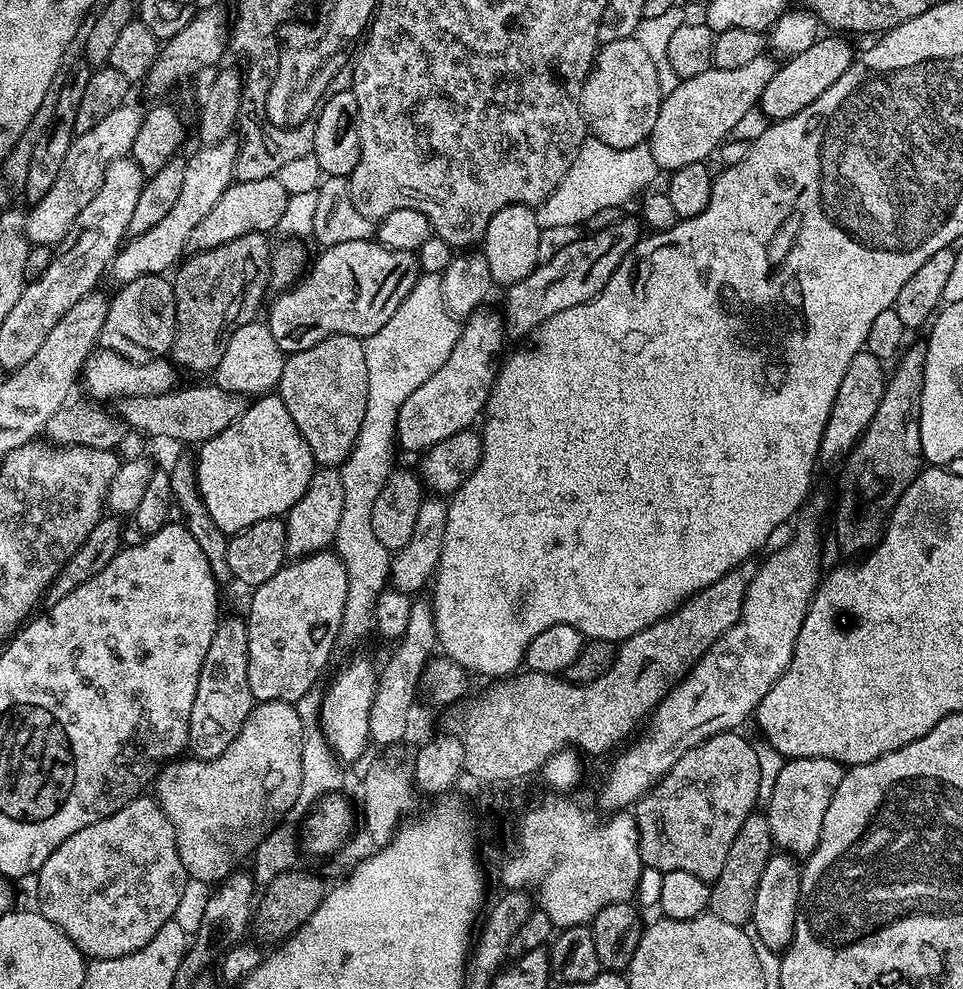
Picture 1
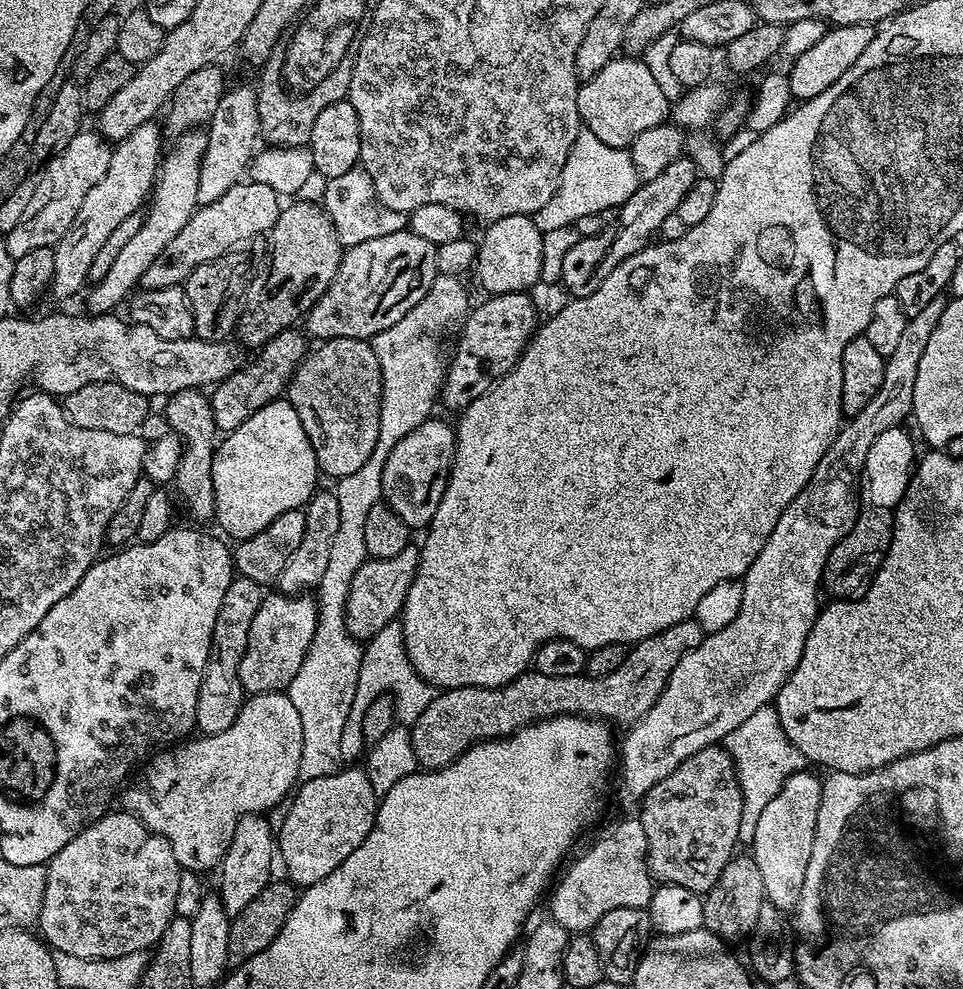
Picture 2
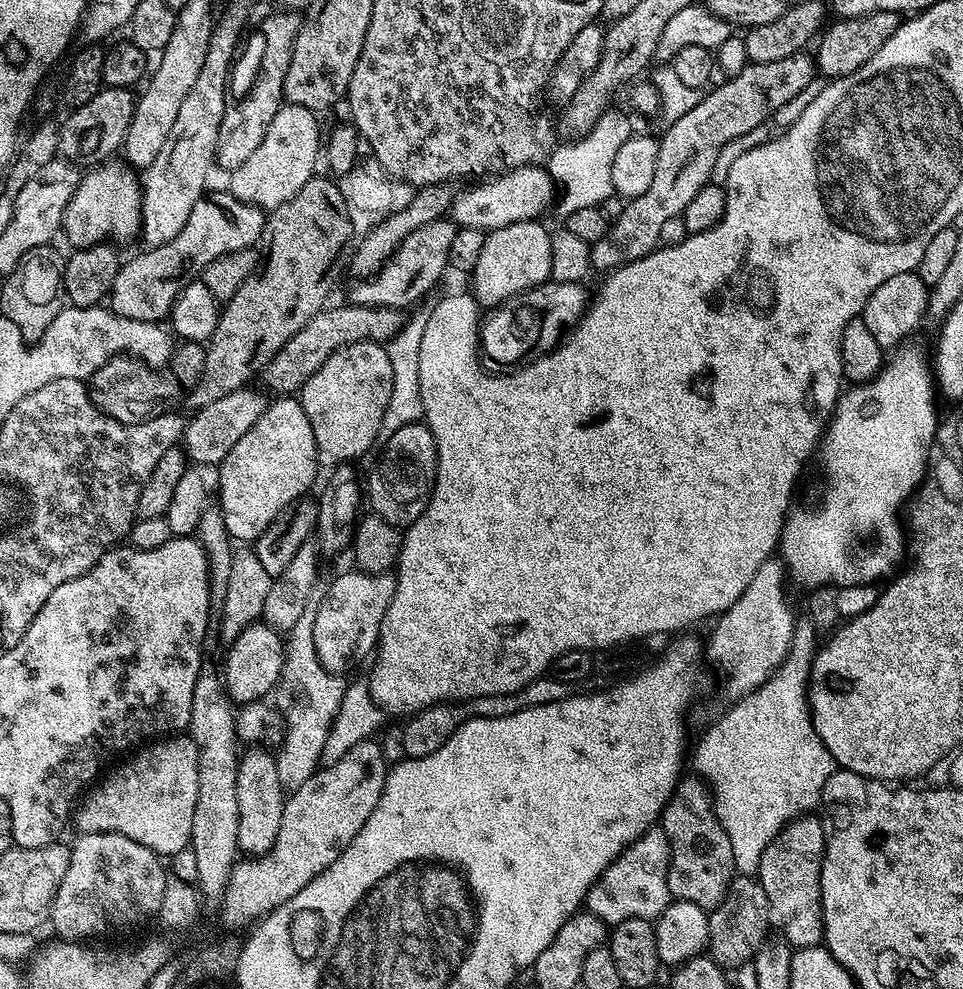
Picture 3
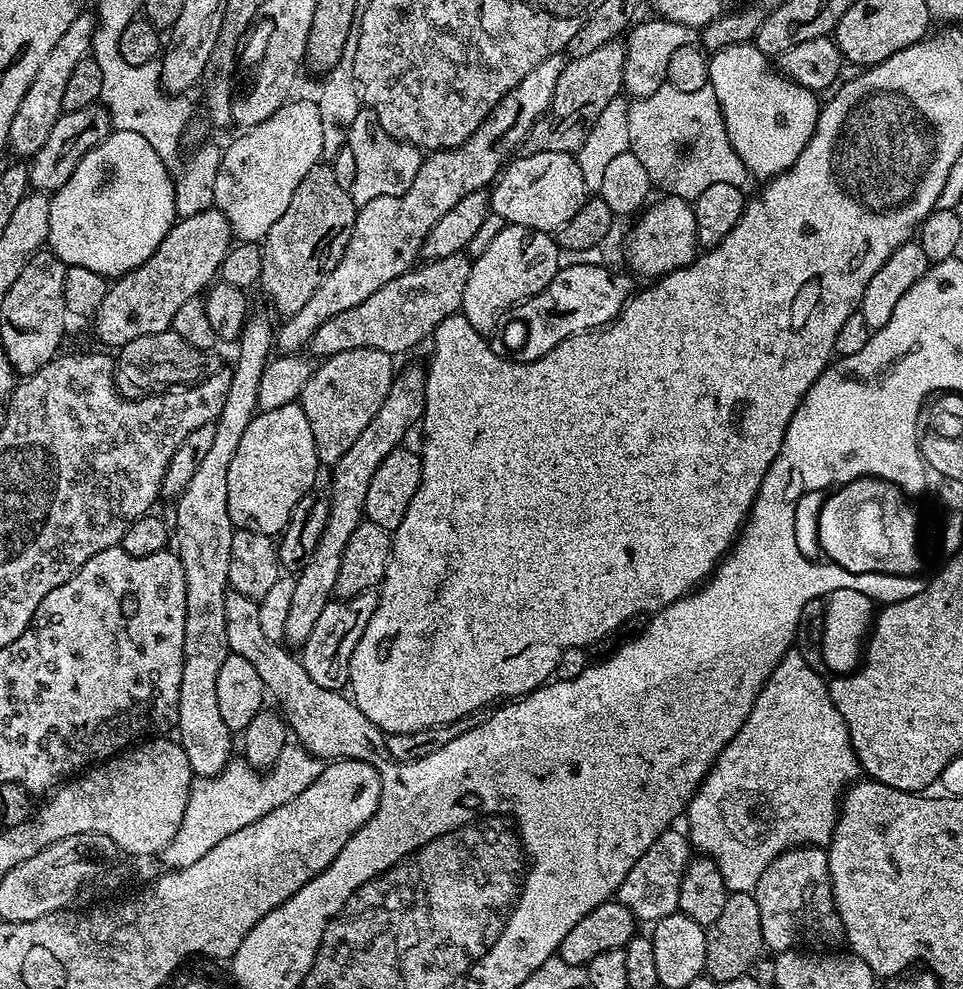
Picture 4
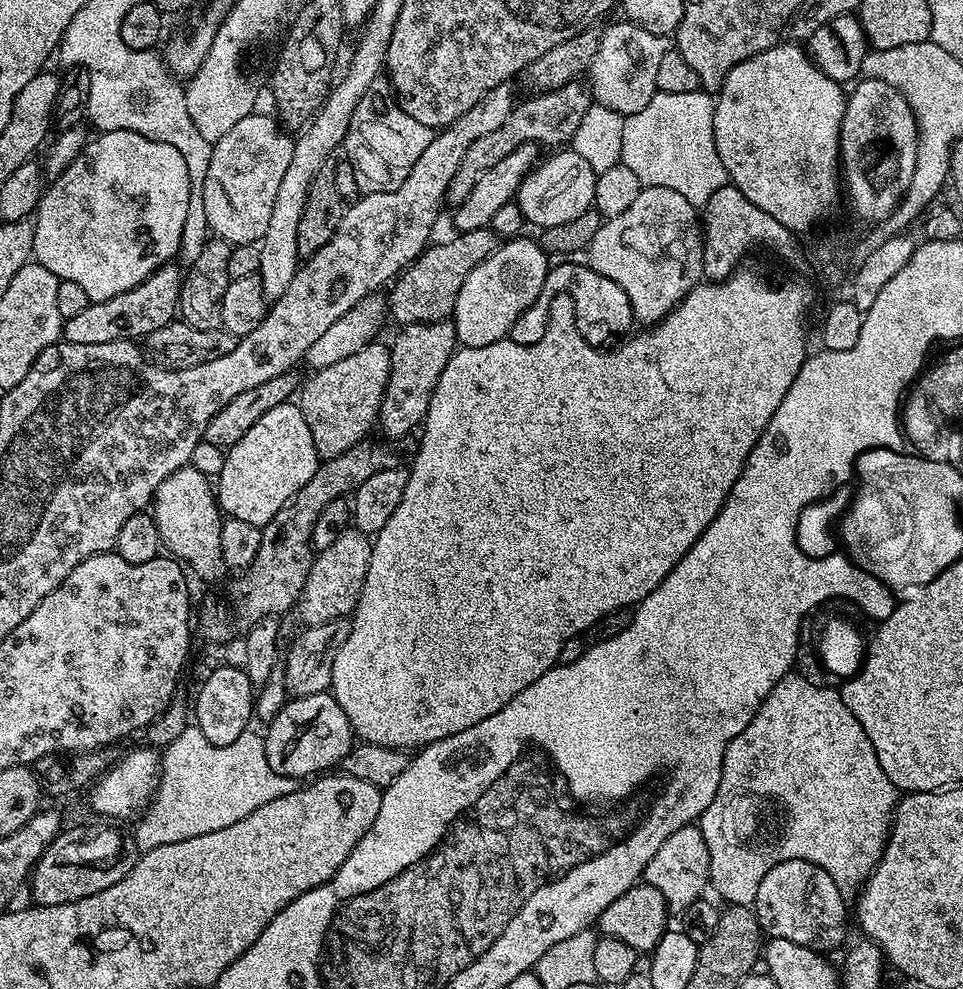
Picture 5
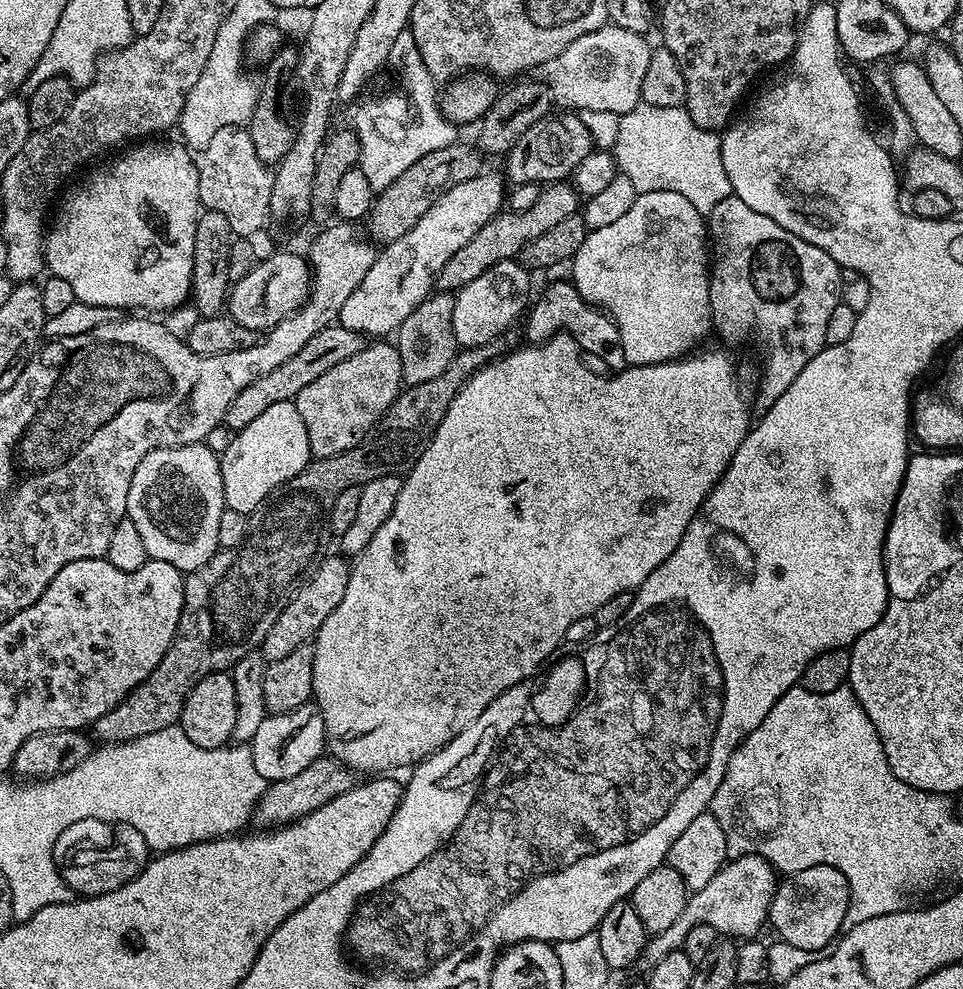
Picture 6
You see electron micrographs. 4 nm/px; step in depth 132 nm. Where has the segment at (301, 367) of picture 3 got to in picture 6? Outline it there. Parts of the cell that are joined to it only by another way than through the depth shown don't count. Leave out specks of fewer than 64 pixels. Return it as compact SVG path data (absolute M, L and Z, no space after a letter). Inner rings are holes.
M553 182L541 187L538 202L534 202L530 210L521 212L501 210L494 219L486 222L486 226L482 226L482 230L478 230L478 234L474 234L474 238L470 238L470 242L466 242L466 246L462 246L462 250L458 250L442 267L441 272L436 275L435 287L441 292L455 293L470 282L474 282L478 274L486 274L490 266L503 260L516 260L520 251L526 246L526 242L534 242L534 238L546 234L550 226L577 215L581 208L582 197L571 183Z

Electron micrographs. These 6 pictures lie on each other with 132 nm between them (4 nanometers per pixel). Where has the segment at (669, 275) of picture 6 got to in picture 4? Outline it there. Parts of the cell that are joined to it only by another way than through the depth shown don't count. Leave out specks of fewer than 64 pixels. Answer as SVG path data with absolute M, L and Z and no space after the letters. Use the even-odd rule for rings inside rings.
M668 194L663 198L665 200L658 201L656 205L653 203L639 213L640 221L628 236L628 264L633 268L631 271L652 276L648 278L659 278L667 272L685 268L698 255L695 207L680 196Z

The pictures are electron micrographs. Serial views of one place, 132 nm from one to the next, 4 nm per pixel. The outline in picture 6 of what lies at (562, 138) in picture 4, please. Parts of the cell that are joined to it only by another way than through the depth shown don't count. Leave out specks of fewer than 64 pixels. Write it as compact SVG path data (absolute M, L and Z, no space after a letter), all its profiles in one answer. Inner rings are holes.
M457 142L446 146L442 150L434 150L434 154L426 154L426 158L418 158L410 170L406 170L386 190L382 190L372 203L372 211L366 217L368 224L367 235L371 237L377 245L385 246L394 242L395 239L401 238L404 234L413 230L418 220L448 190L458 186L458 182L470 182L470 178L480 175L482 165L480 165L482 153L479 147L463 142Z

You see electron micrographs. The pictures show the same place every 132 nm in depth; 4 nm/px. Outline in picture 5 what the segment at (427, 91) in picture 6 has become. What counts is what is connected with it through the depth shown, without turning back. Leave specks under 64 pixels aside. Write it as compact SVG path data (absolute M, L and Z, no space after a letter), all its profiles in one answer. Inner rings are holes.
M377 82L358 102L354 118L350 118L350 130L346 134L342 148L348 151L347 163L354 166L361 193L393 192L406 182L414 162L422 158L422 150L430 146L433 129L422 126L406 110L400 107L391 91L384 92L383 83Z

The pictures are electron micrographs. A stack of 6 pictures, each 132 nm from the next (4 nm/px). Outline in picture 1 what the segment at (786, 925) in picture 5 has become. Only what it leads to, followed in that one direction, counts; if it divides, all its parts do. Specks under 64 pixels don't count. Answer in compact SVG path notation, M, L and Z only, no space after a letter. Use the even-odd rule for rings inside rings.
M788 758L772 784L766 817L771 843L788 854L807 853L820 839L820 822L845 769L830 758Z

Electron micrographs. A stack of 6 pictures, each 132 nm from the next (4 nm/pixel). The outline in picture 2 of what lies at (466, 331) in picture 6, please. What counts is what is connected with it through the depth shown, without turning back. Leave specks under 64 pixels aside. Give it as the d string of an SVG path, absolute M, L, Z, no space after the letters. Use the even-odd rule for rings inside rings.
M505 212L497 217L485 232L483 229L479 233L480 245L474 276L480 279L481 286L492 296L528 292L541 283L543 233L538 230L533 217L517 212Z

